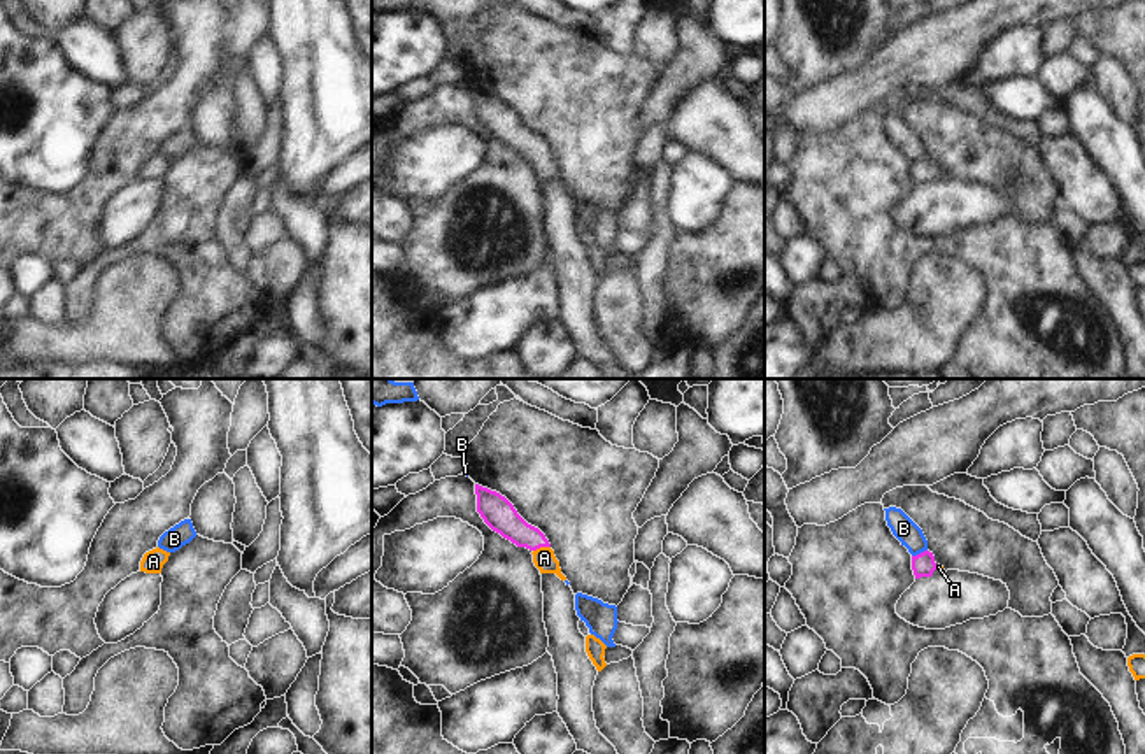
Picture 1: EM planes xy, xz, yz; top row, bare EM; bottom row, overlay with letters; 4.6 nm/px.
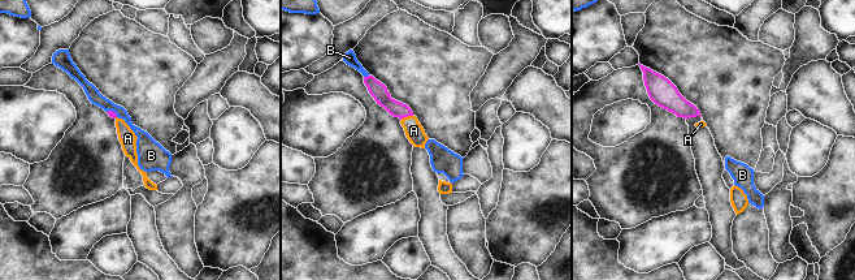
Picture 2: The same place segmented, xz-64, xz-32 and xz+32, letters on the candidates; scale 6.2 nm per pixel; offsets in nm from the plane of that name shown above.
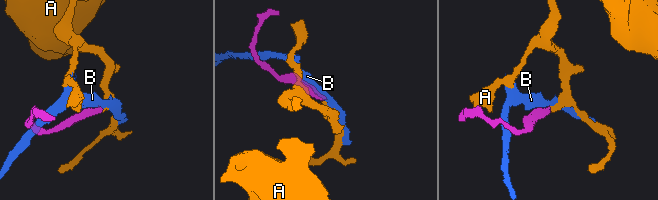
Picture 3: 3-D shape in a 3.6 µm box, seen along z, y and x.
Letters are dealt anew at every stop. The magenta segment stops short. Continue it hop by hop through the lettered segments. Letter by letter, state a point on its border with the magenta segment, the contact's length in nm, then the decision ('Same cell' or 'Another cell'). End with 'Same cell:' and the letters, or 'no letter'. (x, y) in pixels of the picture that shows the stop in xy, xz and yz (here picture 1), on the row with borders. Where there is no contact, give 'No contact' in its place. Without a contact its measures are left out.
A: Touches magenta at xz (540, 546). Shared border 80 nm. Same cell
B: Touches magenta at yz (921, 553). Shared border 80 nm. Another cell
Same cell: A.

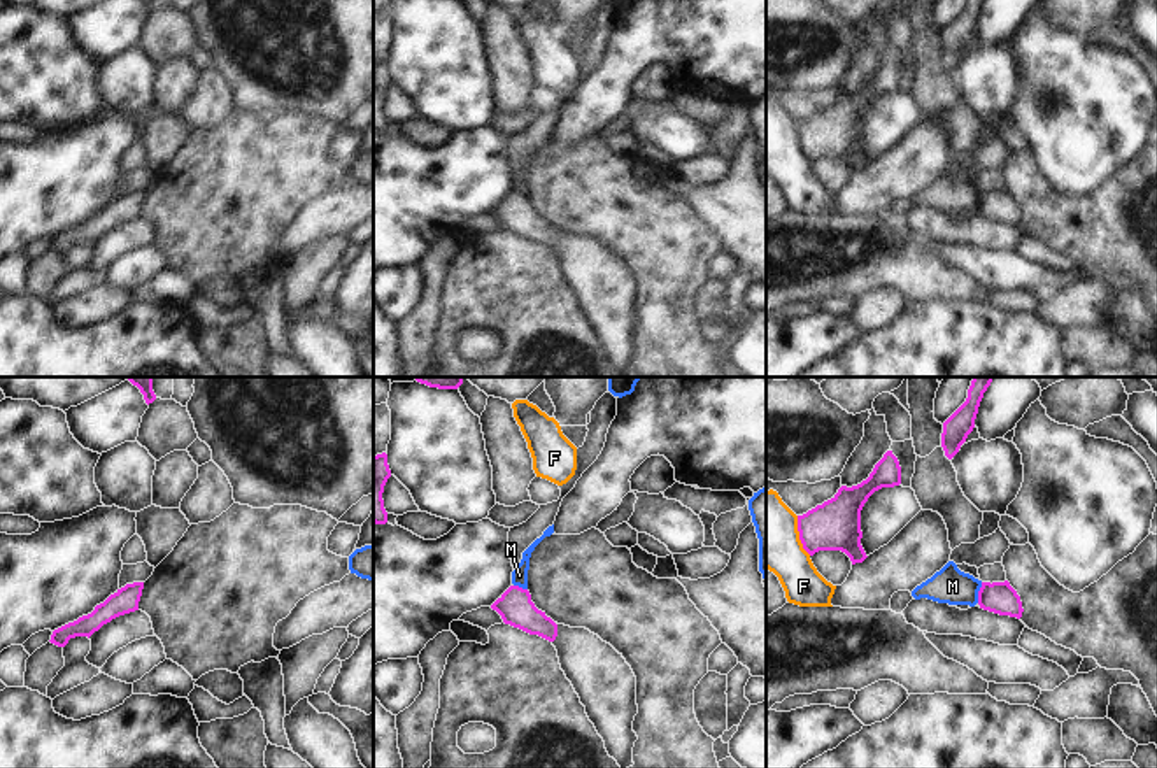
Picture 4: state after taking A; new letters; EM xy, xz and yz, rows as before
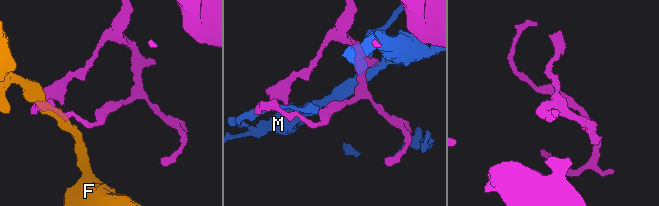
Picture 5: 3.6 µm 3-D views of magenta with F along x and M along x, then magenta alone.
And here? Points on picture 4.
F: Touches magenta at yz (800, 535). Shared border 200 nm. Another cell
M: Touches magenta at yz (979, 593). Shared border 100 nm. Another cell
Same cell: no letter.

